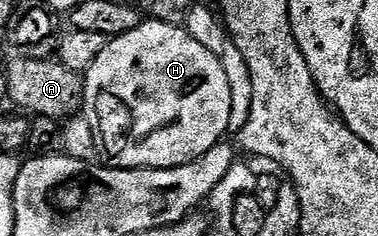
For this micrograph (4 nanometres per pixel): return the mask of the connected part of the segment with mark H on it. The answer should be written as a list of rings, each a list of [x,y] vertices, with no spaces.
[[[152,18],[146,19],[135,30],[131,30],[127,34],[122,36],[114,36],[103,46],[103,54],[99,54],[99,58],[95,58],[95,62],[91,62],[91,66],[85,73],[83,73],[83,116],[92,125],[95,126],[96,139],[99,141],[99,152],[103,157],[105,156],[104,163],[111,168],[178,168],[184,164],[191,164],[193,161],[199,159],[200,156],[206,156],[206,154],[213,149],[217,144],[222,143],[226,139],[225,131],[231,128],[231,86],[229,85],[229,79],[227,74],[223,70],[221,65],[221,57],[211,54],[211,50],[207,50],[207,46],[199,46],[199,42],[195,42],[195,38],[191,38],[191,34],[186,32],[184,27],[175,24],[164,24],[162,20],[155,20]]]

